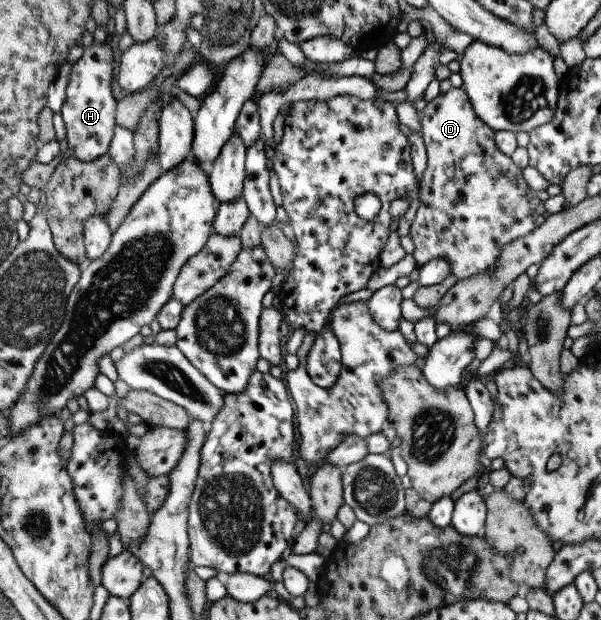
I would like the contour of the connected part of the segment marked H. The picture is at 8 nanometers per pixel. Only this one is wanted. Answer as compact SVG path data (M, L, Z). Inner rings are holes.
M105 39L84 49L83 55L72 64L66 87L66 98L60 110L67 132L66 142L74 159L88 161L108 153L114 136L117 100L112 94L114 70L113 50Z

